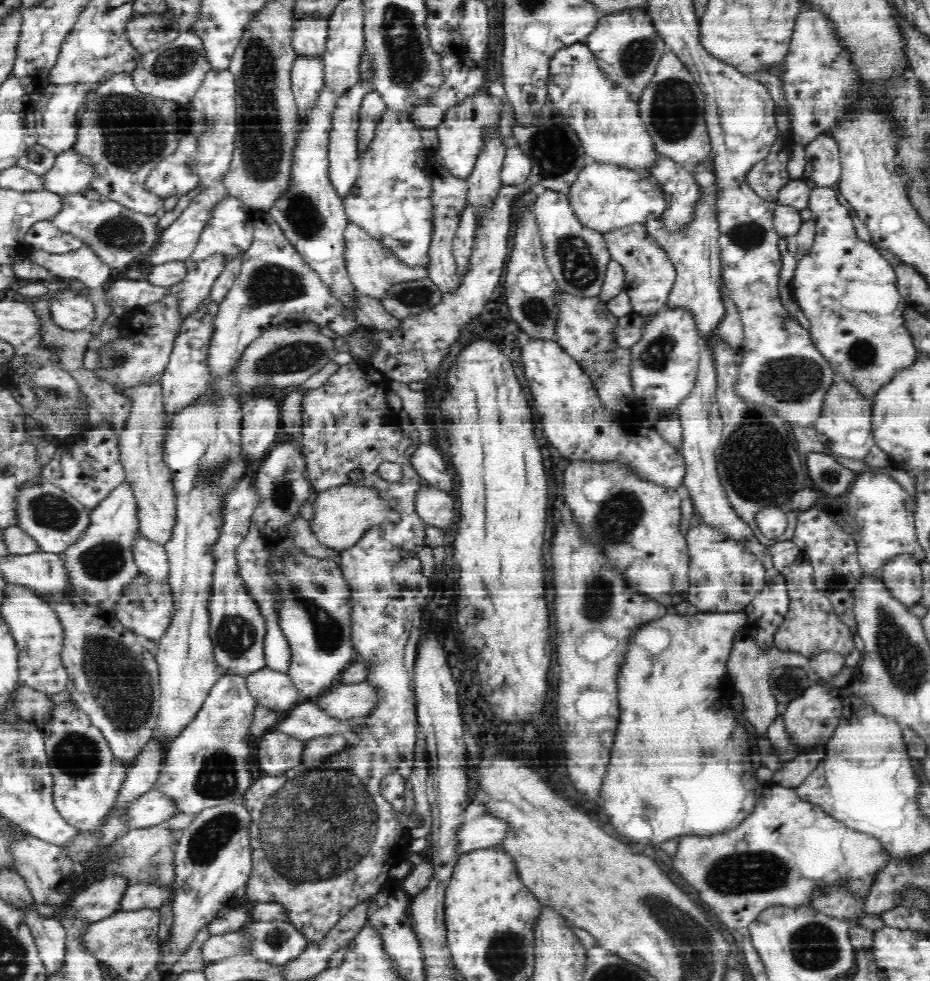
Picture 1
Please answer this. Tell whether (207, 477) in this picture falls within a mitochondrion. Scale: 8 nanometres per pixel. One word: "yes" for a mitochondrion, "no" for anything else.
yes

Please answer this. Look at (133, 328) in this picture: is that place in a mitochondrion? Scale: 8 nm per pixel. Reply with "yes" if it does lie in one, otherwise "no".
yes

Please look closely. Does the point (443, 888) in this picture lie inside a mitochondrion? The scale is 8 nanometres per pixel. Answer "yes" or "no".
no

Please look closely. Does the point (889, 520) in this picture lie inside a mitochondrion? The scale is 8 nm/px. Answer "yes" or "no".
no

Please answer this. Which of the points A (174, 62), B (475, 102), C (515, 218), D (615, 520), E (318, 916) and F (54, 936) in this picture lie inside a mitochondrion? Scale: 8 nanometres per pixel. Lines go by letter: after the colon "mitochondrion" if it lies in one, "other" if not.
A: mitochondrion
B: other
C: other
D: mitochondrion
E: other
F: other

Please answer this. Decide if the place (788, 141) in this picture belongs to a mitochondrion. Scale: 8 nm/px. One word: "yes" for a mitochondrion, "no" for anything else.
no

